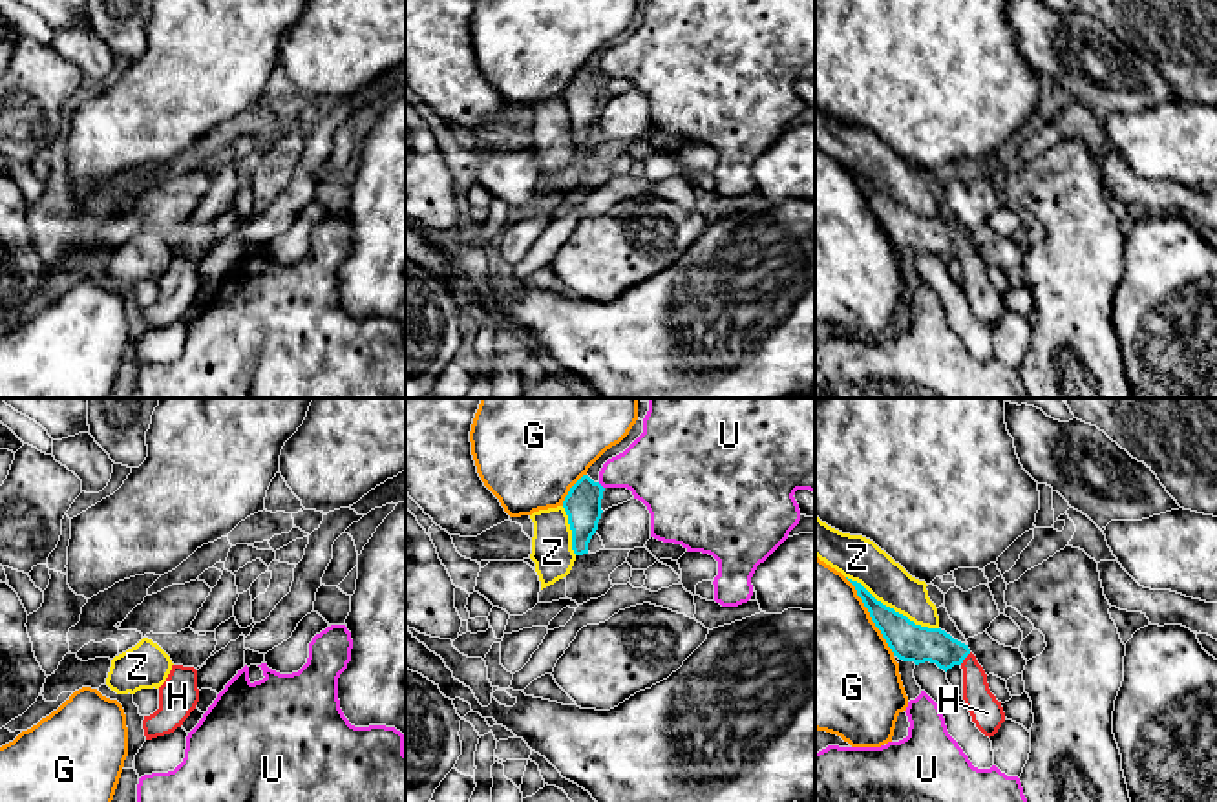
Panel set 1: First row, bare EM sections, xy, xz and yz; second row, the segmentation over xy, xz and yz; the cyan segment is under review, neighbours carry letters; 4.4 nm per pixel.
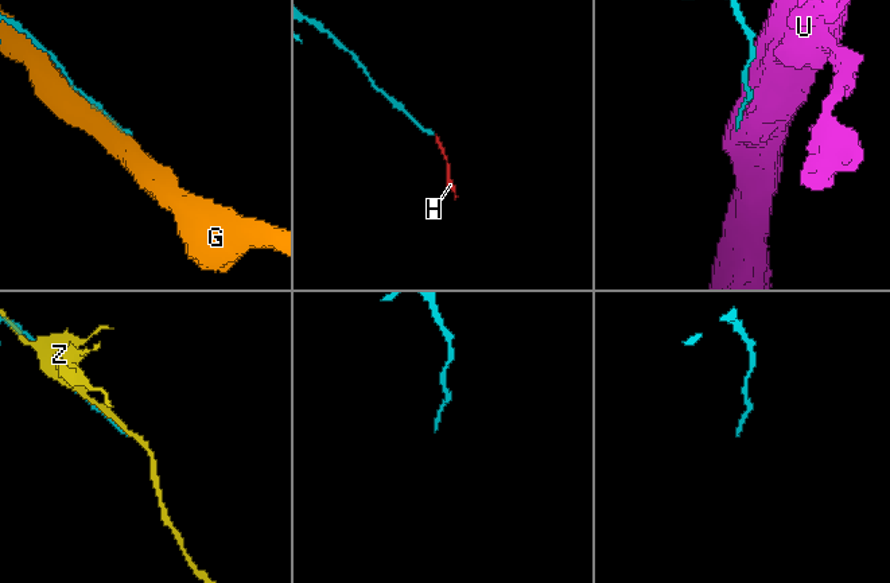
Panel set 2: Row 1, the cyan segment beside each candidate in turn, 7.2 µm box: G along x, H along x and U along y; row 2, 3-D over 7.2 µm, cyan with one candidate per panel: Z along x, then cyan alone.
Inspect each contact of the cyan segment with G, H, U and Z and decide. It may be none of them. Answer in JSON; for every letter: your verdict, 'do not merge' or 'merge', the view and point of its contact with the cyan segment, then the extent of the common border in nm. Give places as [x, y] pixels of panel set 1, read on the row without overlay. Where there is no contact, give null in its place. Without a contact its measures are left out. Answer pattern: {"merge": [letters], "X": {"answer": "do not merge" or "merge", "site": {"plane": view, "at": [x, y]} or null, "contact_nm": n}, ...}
{"merge": ["H"], "G": {"answer": "do not merge", "site": {"plane": "yz", "at": [870, 207]}, "contact_nm": 400}, "H": {"answer": "merge", "site": {"plane": "yz", "at": [965, 247]}, "contact_nm": 80}, "U": {"answer": "do not merge", "site": {"plane": "xz", "at": [602, 77]}, "contact_nm": 40}, "Z": {"answer": "do not merge", "site": {"plane": "yz", "at": [892, 200]}, "contact_nm": 480}}

